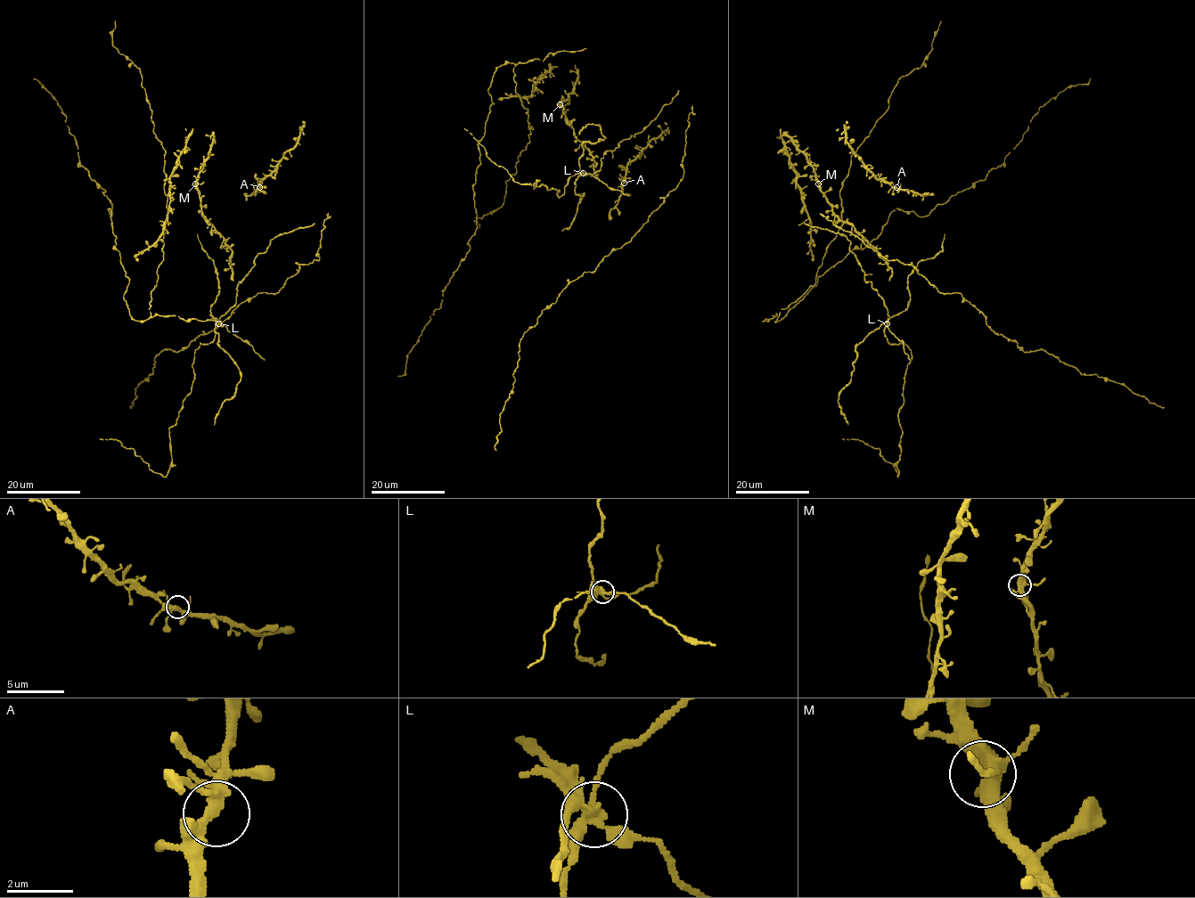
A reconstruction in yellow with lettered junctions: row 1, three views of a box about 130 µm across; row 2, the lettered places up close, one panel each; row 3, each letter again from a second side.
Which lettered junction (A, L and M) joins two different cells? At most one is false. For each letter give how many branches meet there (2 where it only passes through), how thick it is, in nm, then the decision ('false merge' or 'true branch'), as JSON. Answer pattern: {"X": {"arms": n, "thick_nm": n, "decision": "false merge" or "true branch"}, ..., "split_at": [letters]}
{"A": {"arms": 5, "thick_nm": 300, "decision": "true branch"}, "L": {"arms": 5, "thick_nm": 320, "decision": "false merge"}, "M": {"arms": 5, "thick_nm": 420, "decision": "true branch"}, "split_at": ["L"]}

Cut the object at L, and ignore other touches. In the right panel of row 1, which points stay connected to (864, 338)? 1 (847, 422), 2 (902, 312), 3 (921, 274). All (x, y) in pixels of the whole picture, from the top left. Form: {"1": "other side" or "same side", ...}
{"1": "same side", "2": "same side", "3": "other side"}

